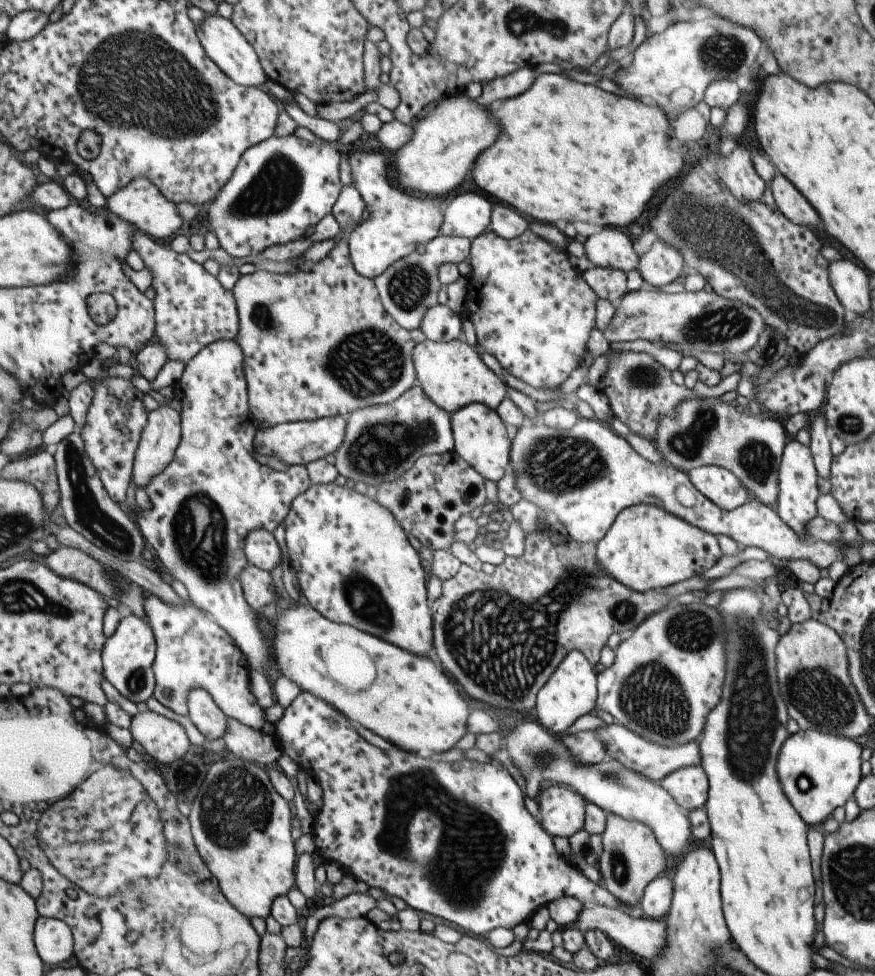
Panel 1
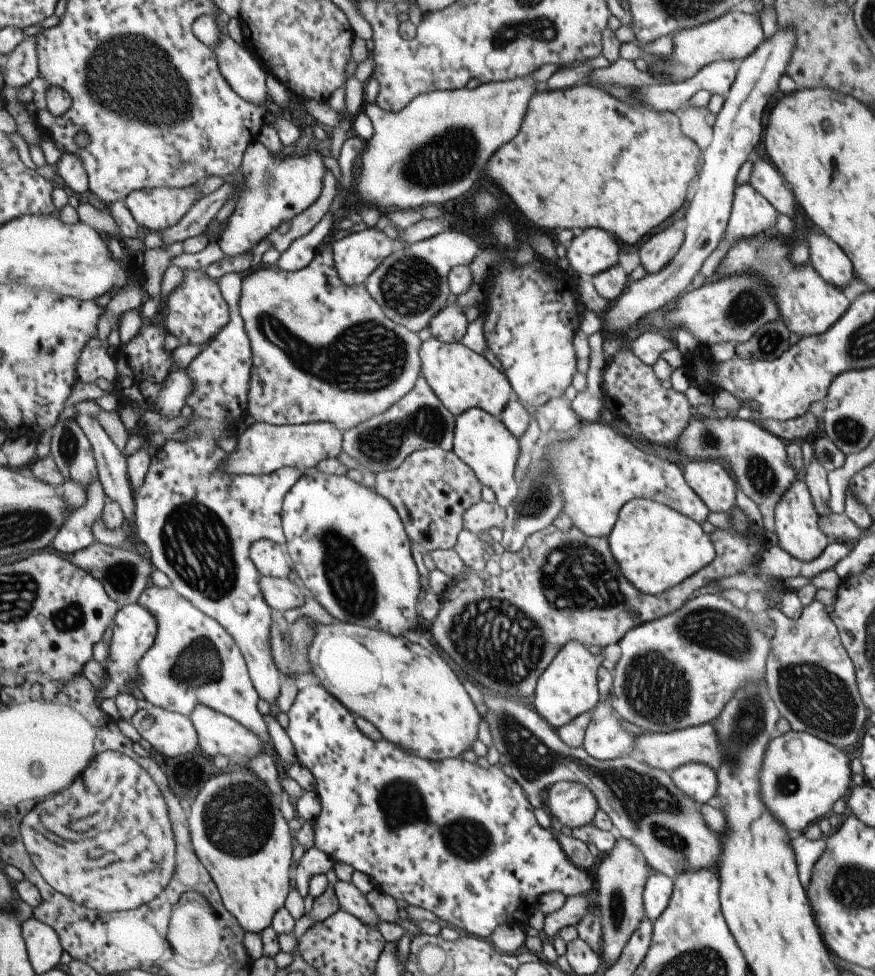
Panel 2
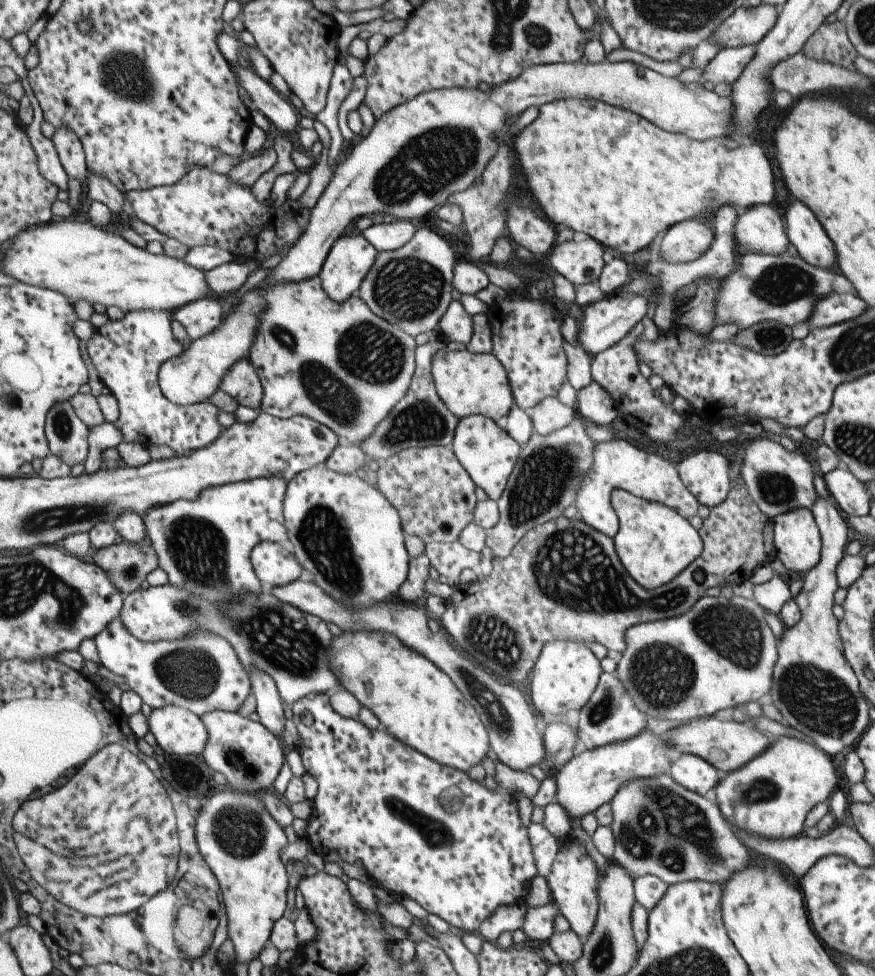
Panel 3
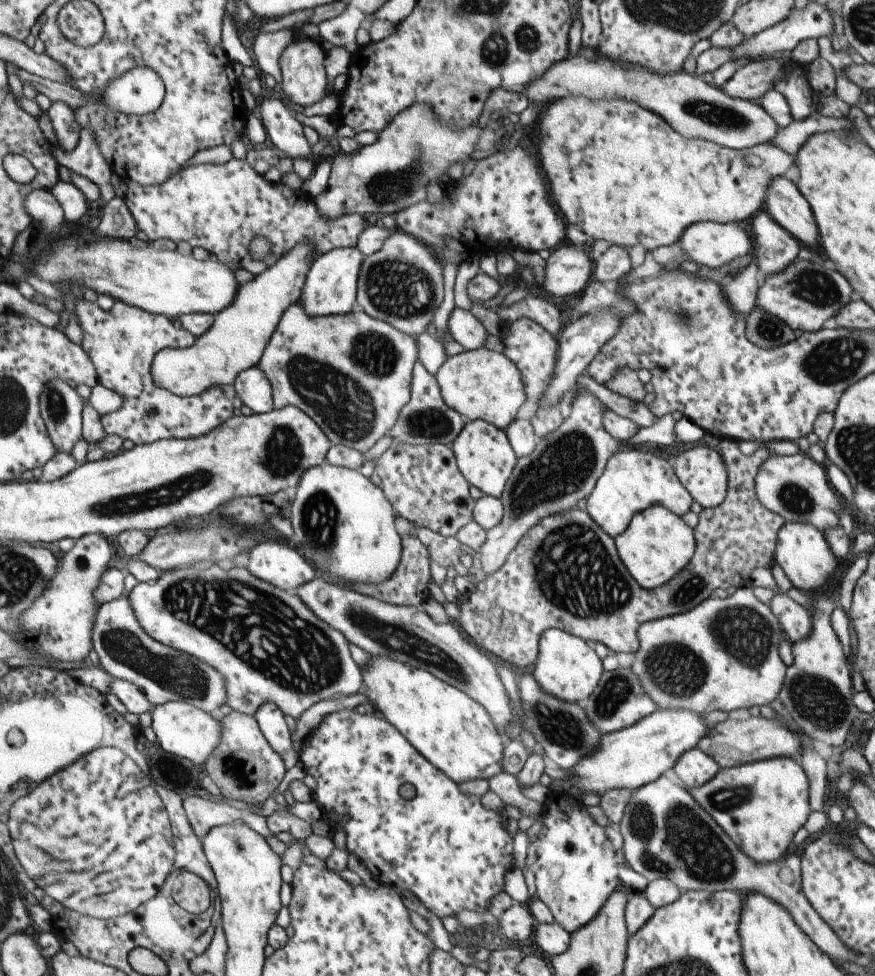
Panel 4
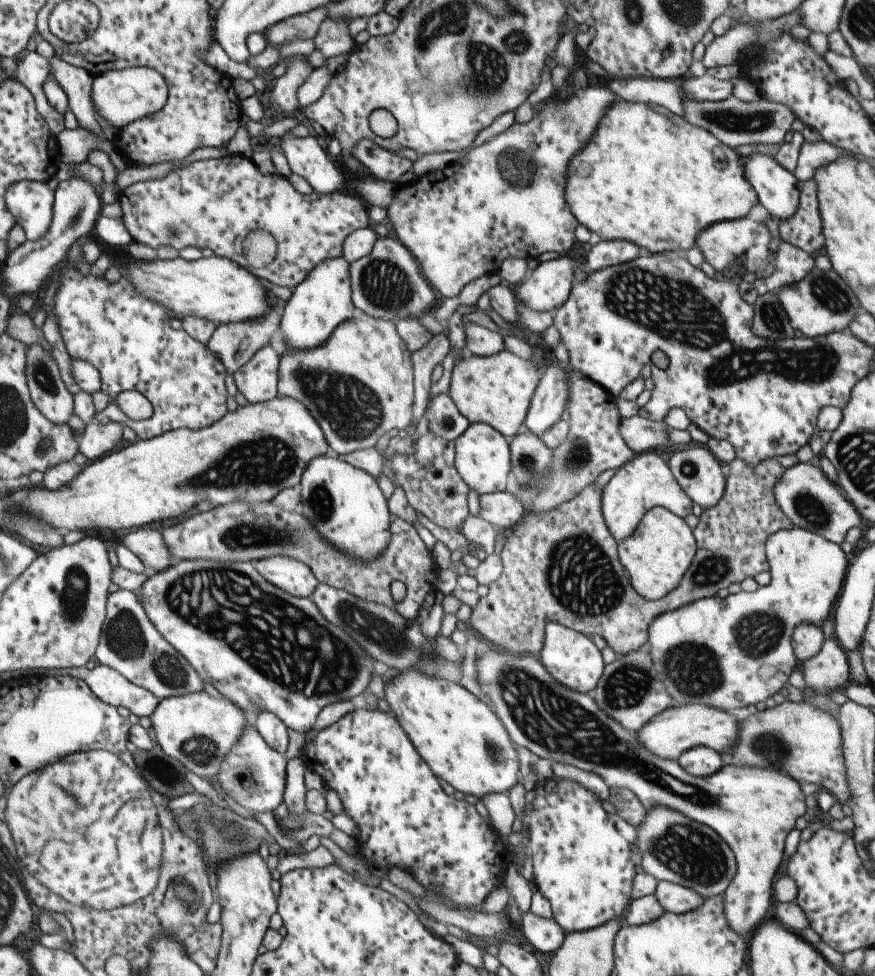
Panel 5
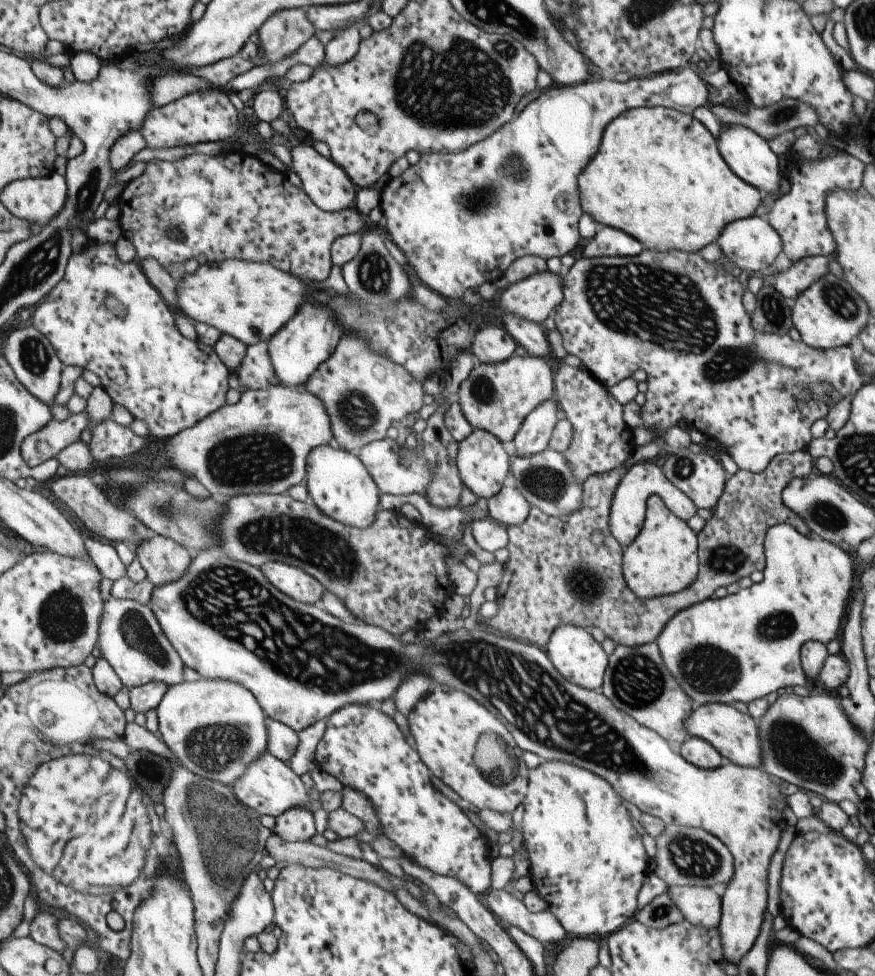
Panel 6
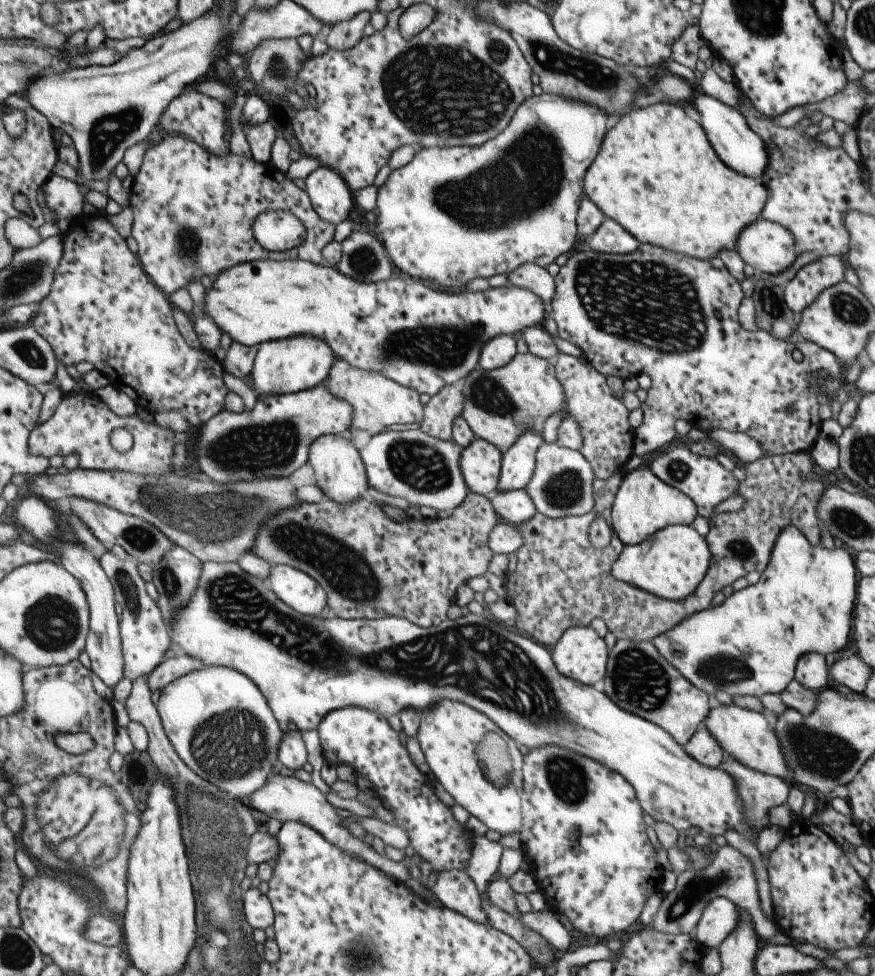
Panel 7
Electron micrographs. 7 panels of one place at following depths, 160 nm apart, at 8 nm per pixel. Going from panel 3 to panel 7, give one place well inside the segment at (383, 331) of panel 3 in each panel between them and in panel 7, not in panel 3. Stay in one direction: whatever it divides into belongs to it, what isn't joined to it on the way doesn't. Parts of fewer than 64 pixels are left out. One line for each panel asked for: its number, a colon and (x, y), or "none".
4: (350, 374)
5: (358, 384)
6: (363, 392)
7: (377, 402)

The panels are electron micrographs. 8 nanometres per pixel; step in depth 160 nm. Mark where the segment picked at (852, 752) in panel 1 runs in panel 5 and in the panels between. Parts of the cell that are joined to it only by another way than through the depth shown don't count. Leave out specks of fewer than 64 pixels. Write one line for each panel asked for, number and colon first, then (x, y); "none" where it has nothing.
2: (801, 776)
3: (770, 795)
4: (760, 805)
5: (752, 809)

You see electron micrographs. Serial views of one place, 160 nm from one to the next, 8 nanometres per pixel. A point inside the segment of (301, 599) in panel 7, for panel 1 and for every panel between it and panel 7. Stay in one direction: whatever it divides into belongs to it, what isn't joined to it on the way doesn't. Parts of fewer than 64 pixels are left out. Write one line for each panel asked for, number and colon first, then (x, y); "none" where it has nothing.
1: (260, 549)
2: (269, 558)
3: (271, 563)
4: (279, 563)
5: (289, 574)
6: (299, 585)

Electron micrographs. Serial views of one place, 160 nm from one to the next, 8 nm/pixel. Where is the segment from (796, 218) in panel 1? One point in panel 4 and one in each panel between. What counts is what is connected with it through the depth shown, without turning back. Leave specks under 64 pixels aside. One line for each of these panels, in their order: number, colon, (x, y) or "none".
2: (764, 178)
3: (593, 167)
4: (617, 172)

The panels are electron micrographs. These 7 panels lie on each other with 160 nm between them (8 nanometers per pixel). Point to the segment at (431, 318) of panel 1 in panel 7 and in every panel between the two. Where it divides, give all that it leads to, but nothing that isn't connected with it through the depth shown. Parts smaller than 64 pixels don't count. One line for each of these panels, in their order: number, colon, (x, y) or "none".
2: (448, 325)
3: (455, 325)
4: (465, 329)
5: (479, 341)
6: (490, 344)
7: (497, 352)

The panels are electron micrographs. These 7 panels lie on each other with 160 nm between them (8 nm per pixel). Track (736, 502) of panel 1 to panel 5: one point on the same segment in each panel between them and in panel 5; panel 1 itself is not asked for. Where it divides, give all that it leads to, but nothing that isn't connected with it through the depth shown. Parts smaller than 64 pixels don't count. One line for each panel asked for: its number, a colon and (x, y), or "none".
2: (714, 485)
3: (705, 474)
4: (700, 470)
5: (696, 470)

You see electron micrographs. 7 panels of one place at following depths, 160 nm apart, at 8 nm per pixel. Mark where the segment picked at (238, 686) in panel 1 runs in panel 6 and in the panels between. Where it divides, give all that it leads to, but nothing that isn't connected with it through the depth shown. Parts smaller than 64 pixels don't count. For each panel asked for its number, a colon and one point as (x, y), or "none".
2: (191, 660)
3: (200, 672)
4: (161, 674)
5: (130, 644)
6: (131, 640)

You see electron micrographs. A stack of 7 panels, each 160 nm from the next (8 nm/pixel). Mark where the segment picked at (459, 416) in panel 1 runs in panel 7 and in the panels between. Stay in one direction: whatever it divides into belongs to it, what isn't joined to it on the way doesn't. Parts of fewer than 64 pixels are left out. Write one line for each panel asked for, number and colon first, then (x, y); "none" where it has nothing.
2: (480, 440)
3: (487, 453)
4: (482, 454)
5: (481, 455)
6: (482, 464)
7: (479, 462)

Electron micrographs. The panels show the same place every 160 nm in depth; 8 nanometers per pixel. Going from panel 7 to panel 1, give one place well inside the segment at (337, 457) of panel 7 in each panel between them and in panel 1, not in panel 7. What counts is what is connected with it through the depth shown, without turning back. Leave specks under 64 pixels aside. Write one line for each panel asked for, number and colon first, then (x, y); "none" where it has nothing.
1: (353, 563)
2: (348, 547)
3: (345, 533)
4: (342, 524)
5: (343, 503)
6: (337, 483)

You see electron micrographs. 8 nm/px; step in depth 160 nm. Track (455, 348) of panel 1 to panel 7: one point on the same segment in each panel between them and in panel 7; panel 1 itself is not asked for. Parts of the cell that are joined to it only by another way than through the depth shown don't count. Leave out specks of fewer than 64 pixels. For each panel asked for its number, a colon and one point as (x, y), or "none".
2: (461, 379)
3: (468, 384)
4: (480, 384)
5: (496, 389)
6: (495, 398)
7: (500, 404)

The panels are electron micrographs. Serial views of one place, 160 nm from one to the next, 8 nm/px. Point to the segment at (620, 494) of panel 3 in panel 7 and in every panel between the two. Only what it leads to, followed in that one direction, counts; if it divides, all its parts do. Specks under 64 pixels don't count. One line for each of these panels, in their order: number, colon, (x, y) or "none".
4: (657, 545)
5: (656, 554)
6: (661, 560)
7: (670, 564)

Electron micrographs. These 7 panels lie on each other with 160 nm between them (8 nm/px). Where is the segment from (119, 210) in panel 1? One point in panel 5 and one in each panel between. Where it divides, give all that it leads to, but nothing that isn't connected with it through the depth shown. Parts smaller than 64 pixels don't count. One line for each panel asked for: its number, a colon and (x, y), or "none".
2: (160, 208)
3: (203, 208)
4: (220, 208)
5: (213, 203)

